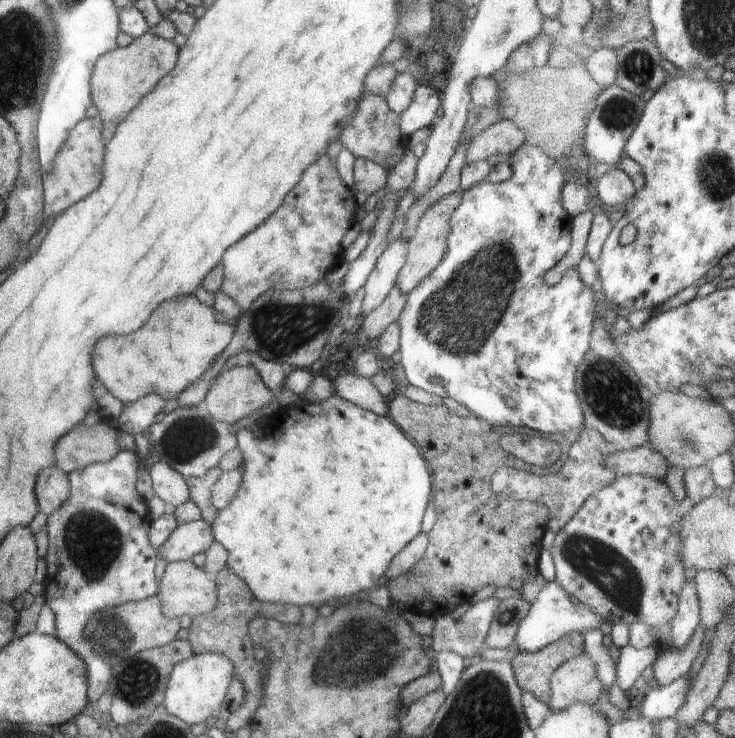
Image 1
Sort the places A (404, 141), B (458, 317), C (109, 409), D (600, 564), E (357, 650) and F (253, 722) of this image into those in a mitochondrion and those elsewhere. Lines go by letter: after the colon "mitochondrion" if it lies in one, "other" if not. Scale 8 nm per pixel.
A: other
B: mitochondrion
C: other
D: mitochondrion
E: mitochondrion
F: other

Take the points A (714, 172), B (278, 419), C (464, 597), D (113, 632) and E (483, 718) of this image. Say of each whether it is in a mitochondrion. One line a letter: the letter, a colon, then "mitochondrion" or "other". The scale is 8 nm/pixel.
A: mitochondrion
B: other
C: other
D: mitochondrion
E: mitochondrion

